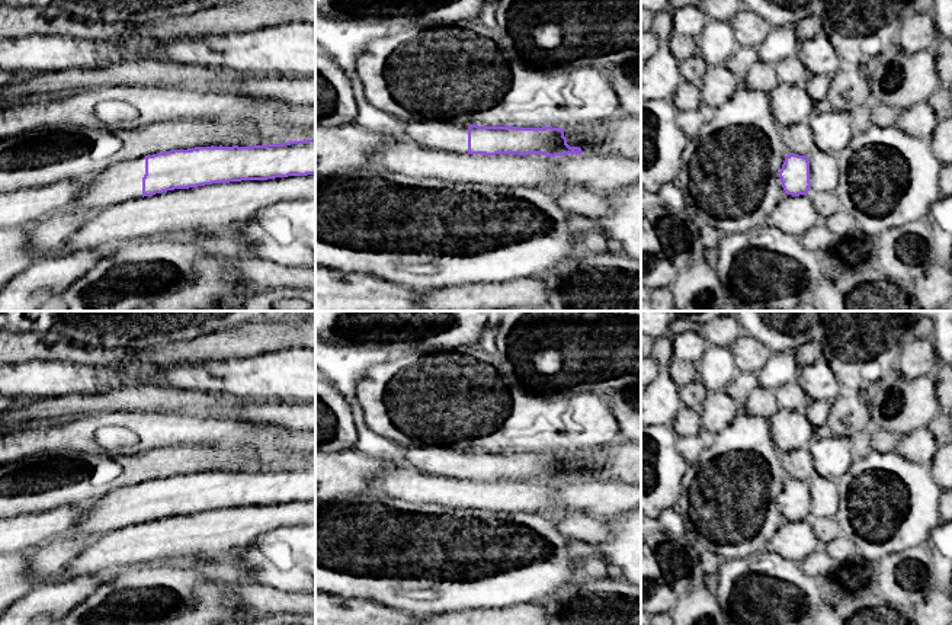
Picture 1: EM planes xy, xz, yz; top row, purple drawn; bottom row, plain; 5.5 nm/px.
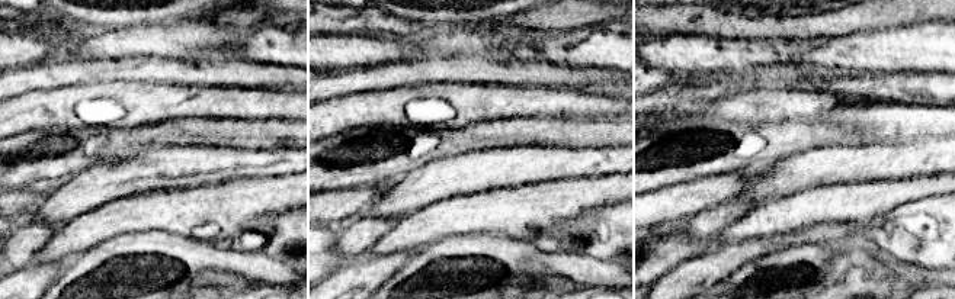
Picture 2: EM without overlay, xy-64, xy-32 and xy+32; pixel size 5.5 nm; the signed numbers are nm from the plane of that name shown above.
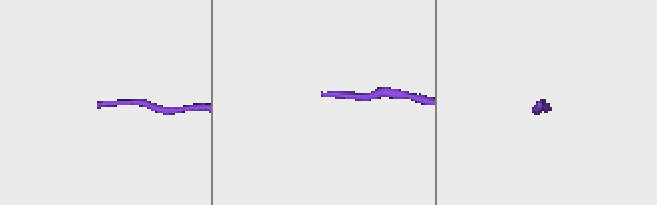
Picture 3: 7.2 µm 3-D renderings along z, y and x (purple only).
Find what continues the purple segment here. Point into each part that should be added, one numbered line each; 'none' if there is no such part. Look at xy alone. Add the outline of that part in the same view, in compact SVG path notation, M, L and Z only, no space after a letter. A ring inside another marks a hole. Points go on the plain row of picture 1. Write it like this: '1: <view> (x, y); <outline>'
1: xy (121, 507); M145 483L116 488L96 499L86 515L62 536L99 538L112 531L142 523L142 503L145 500Z

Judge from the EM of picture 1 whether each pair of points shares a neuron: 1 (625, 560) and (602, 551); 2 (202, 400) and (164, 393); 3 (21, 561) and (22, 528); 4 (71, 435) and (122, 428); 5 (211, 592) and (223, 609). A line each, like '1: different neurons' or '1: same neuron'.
1: same neuron
2: same neuron
3: different neurons
4: same neuron
5: same neuron

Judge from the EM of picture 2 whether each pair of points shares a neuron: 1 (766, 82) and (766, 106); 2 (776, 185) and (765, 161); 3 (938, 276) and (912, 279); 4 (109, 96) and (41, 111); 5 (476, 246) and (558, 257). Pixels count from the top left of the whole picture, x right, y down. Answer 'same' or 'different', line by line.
1: different
2: different
3: same
4: same
5: same

